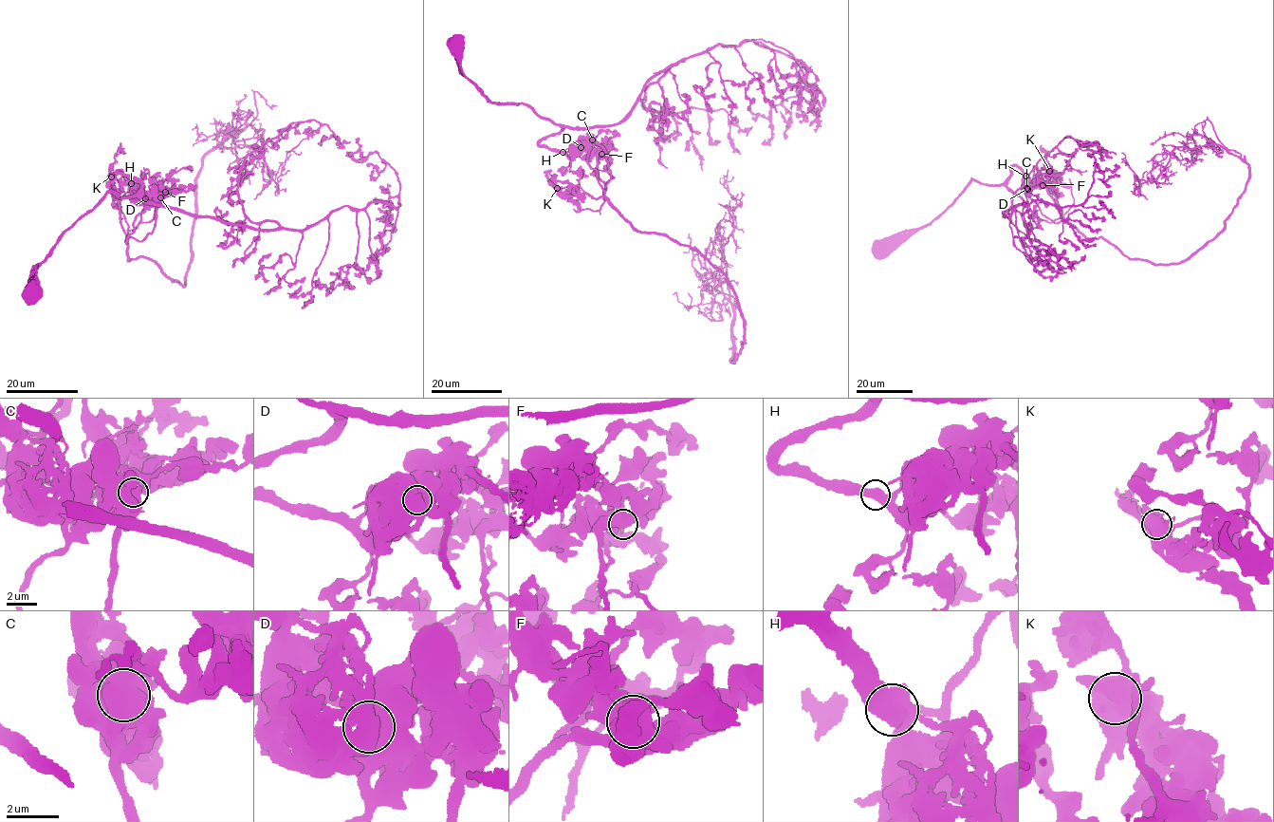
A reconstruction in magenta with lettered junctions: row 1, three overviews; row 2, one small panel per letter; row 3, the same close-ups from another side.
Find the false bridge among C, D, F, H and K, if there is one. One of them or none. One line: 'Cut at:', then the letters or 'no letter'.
Cut at: D

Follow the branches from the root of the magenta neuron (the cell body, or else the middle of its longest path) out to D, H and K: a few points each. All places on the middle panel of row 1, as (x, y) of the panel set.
D: (457, 46), (460, 69), (492, 102), (526, 103), (560, 124), (562, 131), (540, 145), (563, 152), (581, 147)
H: (457, 46), (460, 69), (492, 102), (526, 103), (538, 115), (560, 124), (562, 131), (539, 143), (563, 152)
K: (457, 46), (460, 69), (492, 102), (526, 103), (560, 124), (540, 145), (587, 152), (605, 197), (557, 188)

